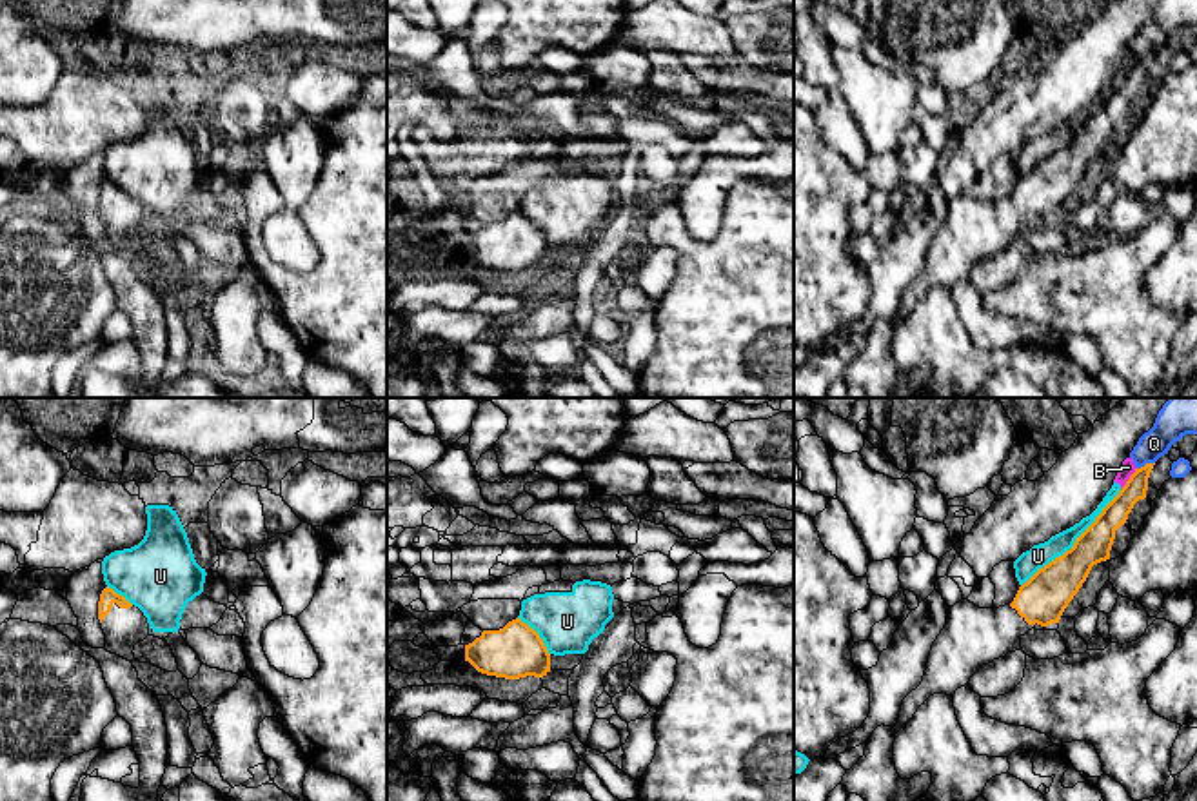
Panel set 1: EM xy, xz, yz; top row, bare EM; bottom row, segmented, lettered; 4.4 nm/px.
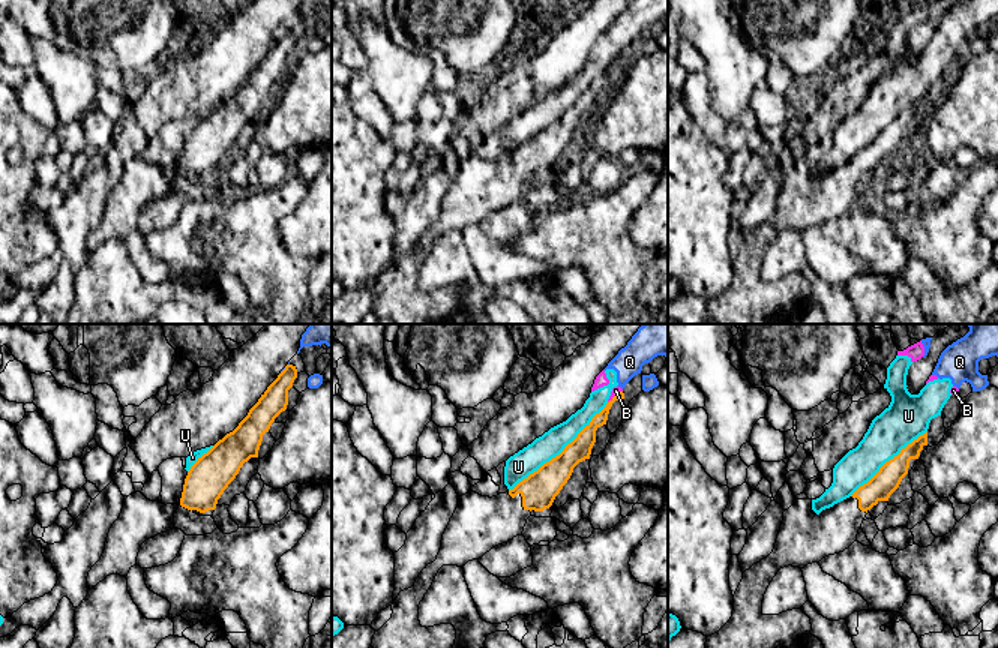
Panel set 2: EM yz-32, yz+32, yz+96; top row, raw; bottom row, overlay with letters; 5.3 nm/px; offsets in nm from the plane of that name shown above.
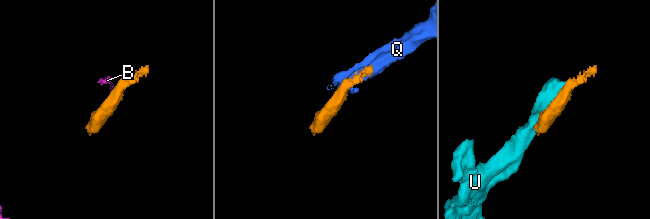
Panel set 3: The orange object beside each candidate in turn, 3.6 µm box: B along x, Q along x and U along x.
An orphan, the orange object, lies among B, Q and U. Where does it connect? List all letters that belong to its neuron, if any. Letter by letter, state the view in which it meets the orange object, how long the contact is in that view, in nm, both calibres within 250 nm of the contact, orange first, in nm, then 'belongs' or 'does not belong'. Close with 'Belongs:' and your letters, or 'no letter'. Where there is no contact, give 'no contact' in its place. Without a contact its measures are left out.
B: yz | 120 nm | 110/70 nm | does not belong
Q: yz | 90 nm | 110/150 nm | does not belong
U: yz | 600 nm | 200/100 nm | does not belong
Belongs: no letter

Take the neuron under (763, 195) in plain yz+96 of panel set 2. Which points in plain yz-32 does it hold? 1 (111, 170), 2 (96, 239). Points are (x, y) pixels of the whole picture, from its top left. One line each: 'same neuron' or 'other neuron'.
1: same neuron
2: other neuron

